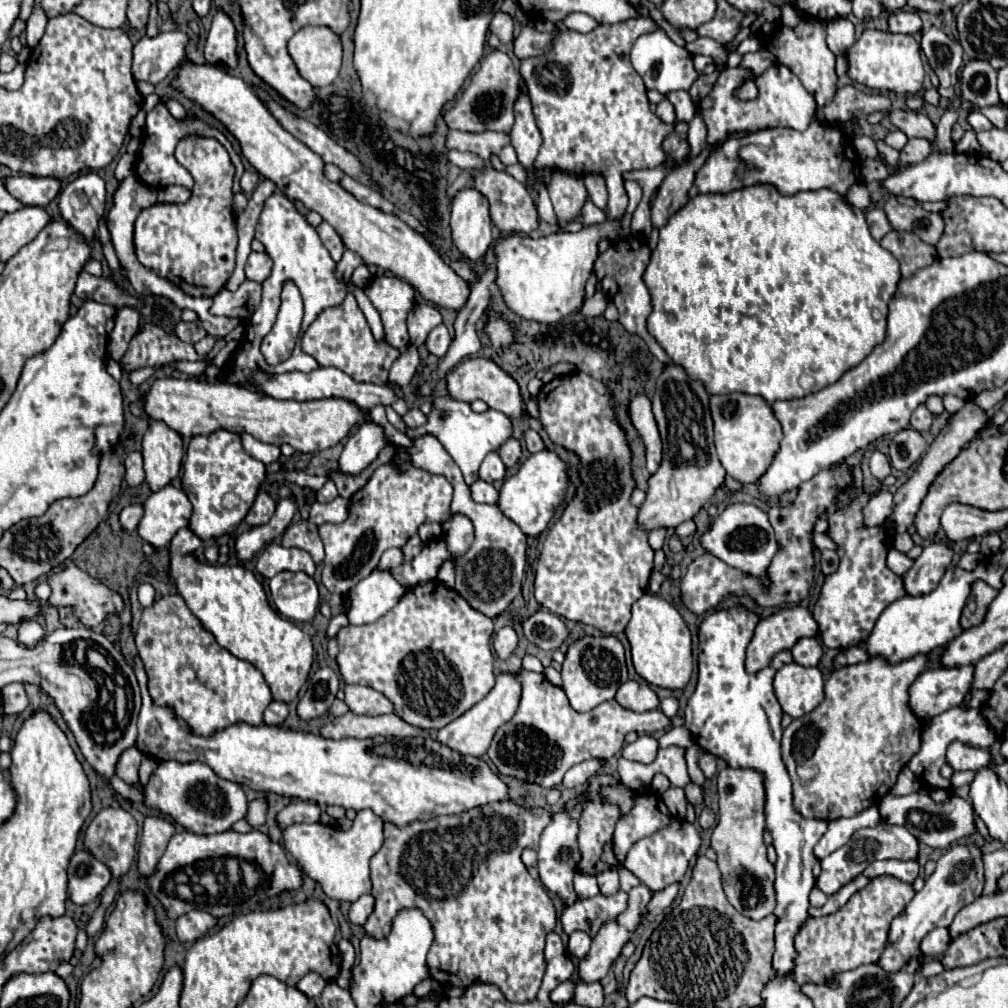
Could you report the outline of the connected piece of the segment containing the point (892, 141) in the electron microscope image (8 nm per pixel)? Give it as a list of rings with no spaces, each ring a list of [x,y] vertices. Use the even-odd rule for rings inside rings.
[[[900,130],[890,131],[887,136],[884,138],[884,142],[896,149],[896,151],[900,151],[906,143],[908,143],[908,137],[902,133]]]

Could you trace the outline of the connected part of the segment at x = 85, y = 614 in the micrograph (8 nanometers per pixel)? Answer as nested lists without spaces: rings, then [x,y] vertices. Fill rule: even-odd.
[[[72,565],[72,567],[66,567],[58,573],[52,573],[46,577],[46,583],[50,585],[52,589],[52,595],[48,599],[48,605],[60,609],[60,607],[72,607],[72,613],[76,615],[76,619],[80,623],[100,623],[104,621],[108,615],[114,615],[114,613],[122,613],[124,611],[124,601],[122,601],[122,595],[116,593],[114,589],[94,581],[92,575],[88,575],[86,571],[82,571],[80,567]]]

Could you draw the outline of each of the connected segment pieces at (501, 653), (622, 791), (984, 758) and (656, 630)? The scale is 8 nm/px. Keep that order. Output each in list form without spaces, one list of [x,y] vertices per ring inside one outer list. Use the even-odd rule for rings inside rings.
[[[502,627],[496,635],[494,635],[494,651],[500,659],[508,659],[514,652],[518,644],[517,633],[514,633],[512,627]]]
[[[614,785],[614,787],[606,787],[602,789],[602,795],[606,801],[610,803],[616,803],[620,807],[622,813],[628,813],[634,805],[634,797],[632,797],[632,791],[626,787],[626,785]]]
[[[954,741],[948,747],[946,763],[954,771],[968,771],[968,769],[974,771],[974,769],[990,765],[990,753],[980,749],[980,747],[970,747],[970,745],[964,745],[960,741]]]
[[[644,593],[632,605],[632,619],[626,625],[636,673],[650,685],[664,689],[684,689],[692,675],[692,637],[682,615],[662,597]]]

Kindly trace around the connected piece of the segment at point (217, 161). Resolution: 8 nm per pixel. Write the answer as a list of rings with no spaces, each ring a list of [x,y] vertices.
[[[184,137],[176,147],[176,159],[182,163],[190,175],[194,177],[192,197],[182,205],[162,205],[156,203],[144,209],[136,219],[134,231],[134,245],[138,261],[152,269],[156,275],[172,281],[184,293],[192,297],[214,297],[228,281],[236,265],[236,219],[232,213],[232,177],[234,165],[226,149],[216,139],[202,139],[202,137]]]

